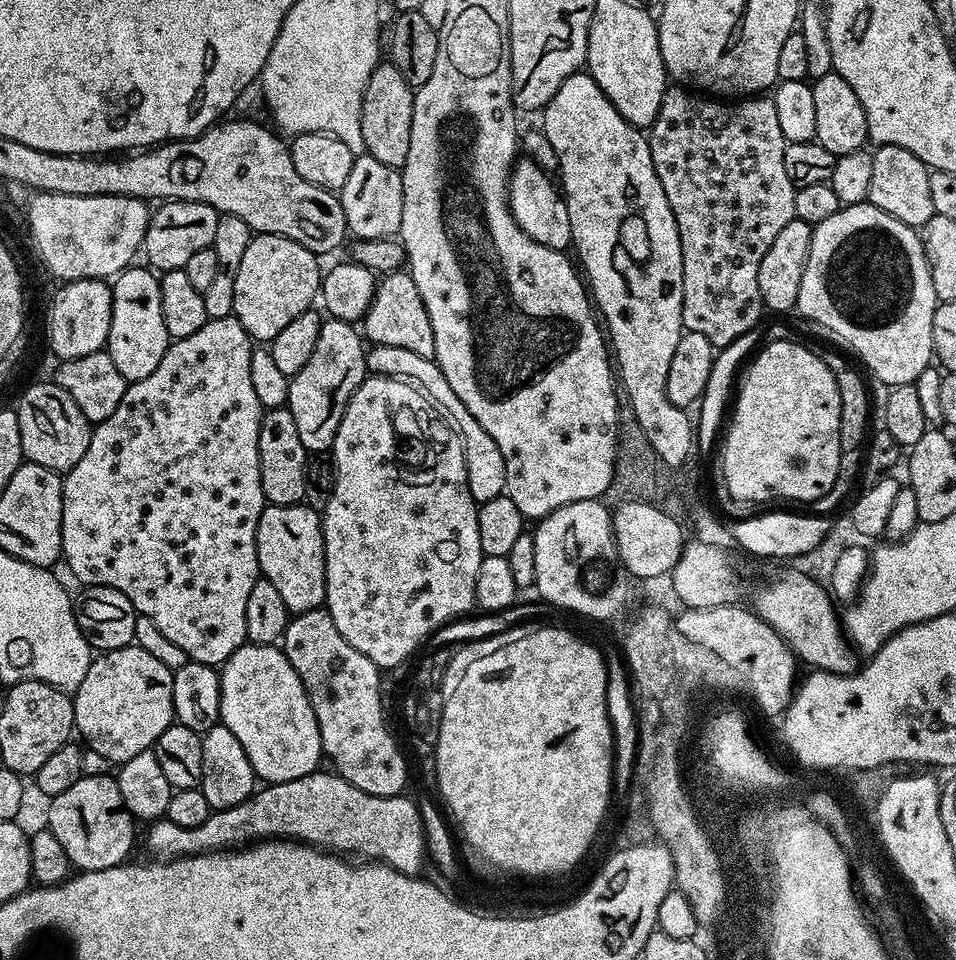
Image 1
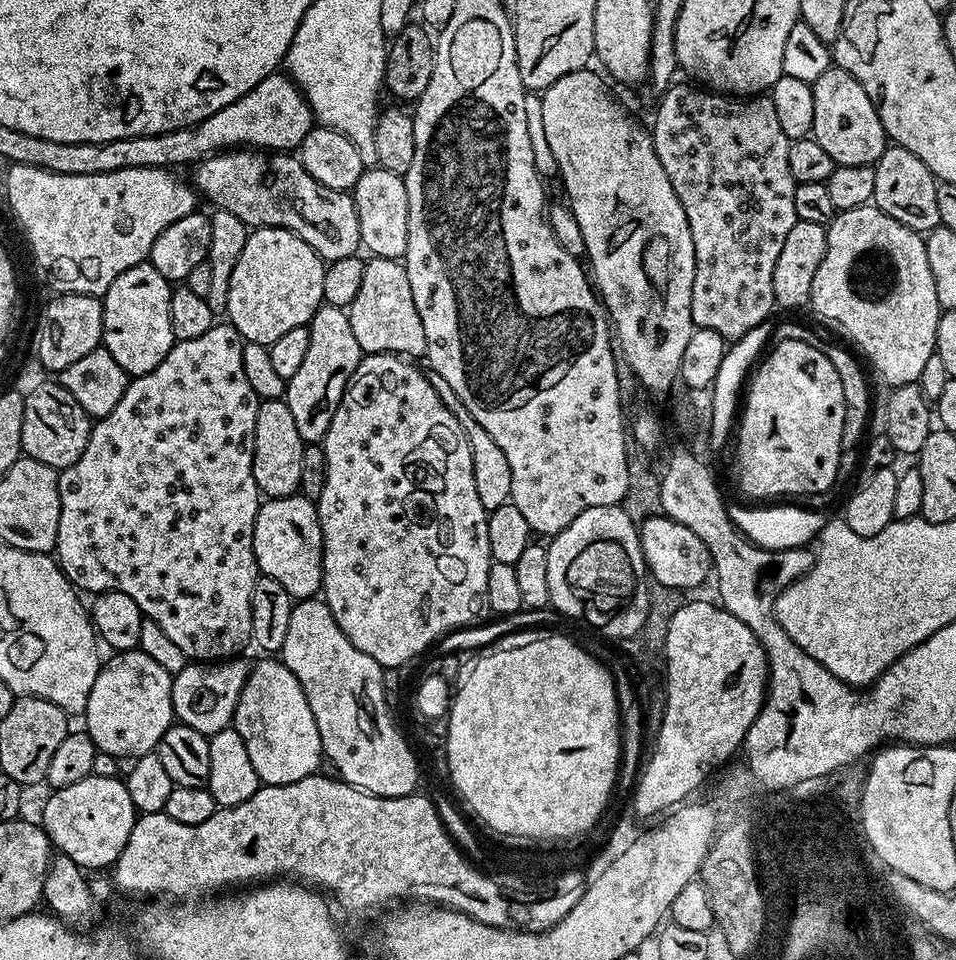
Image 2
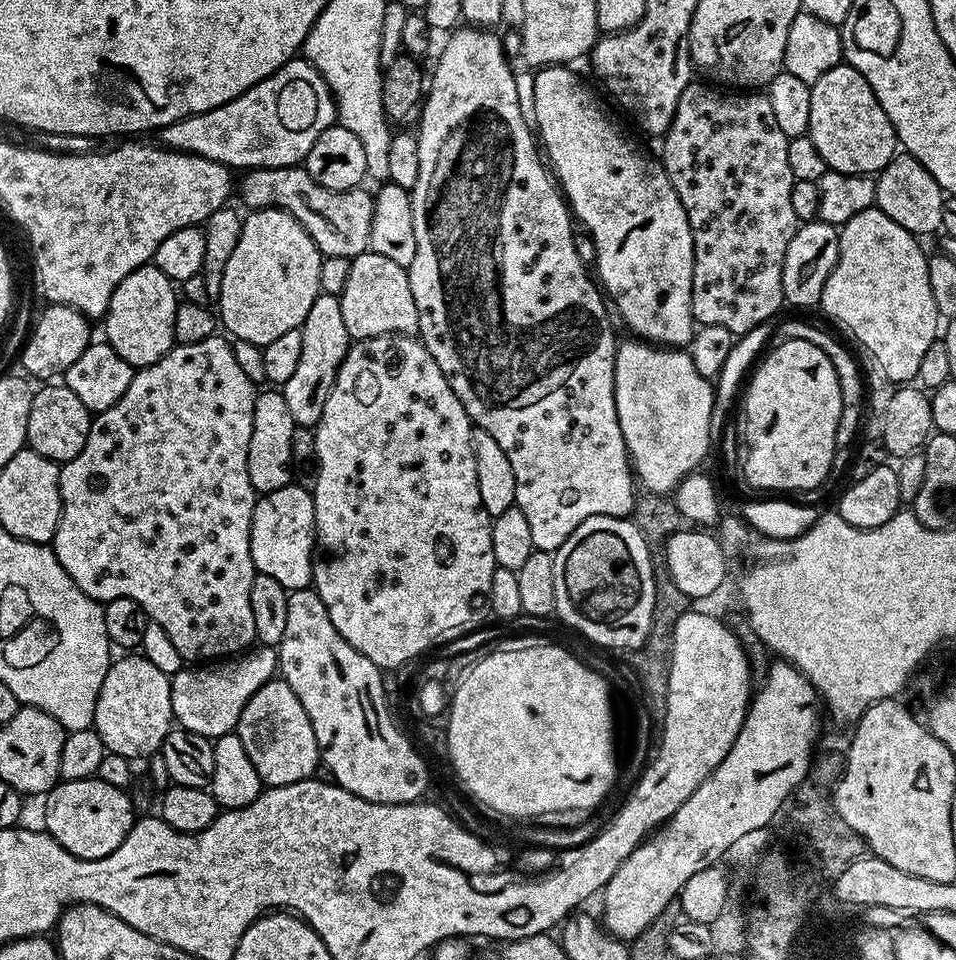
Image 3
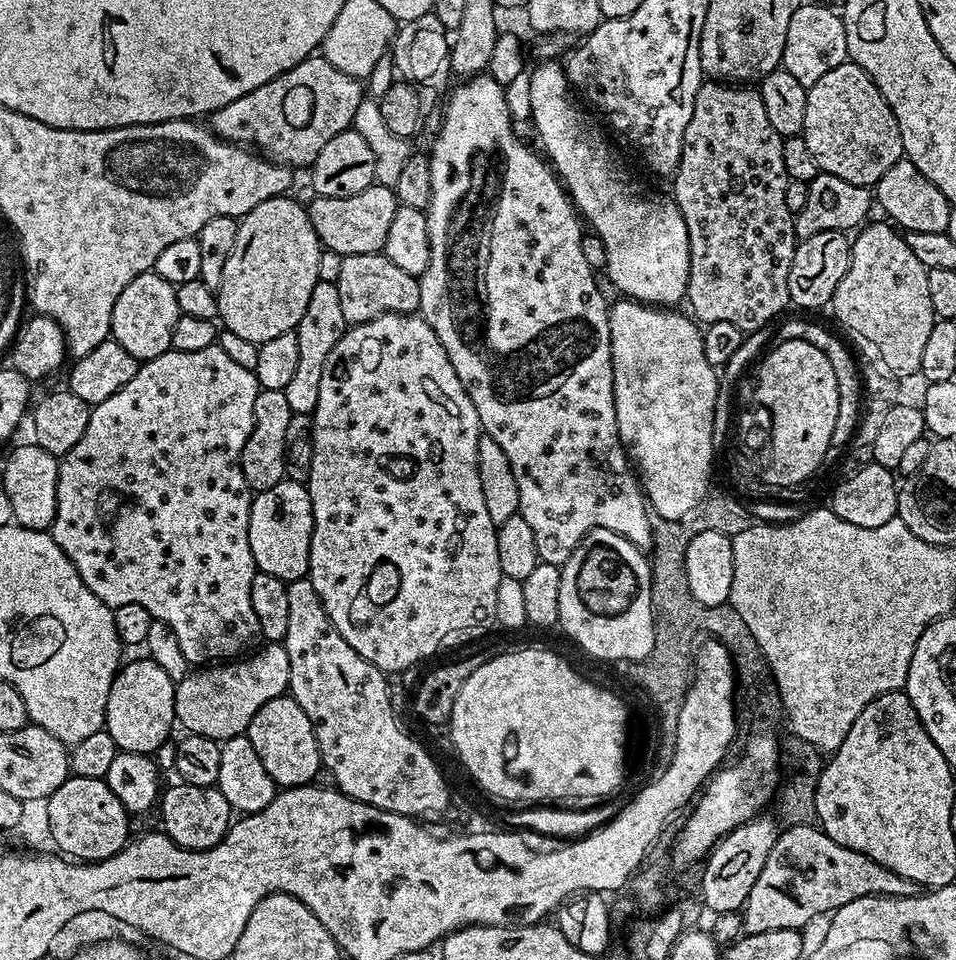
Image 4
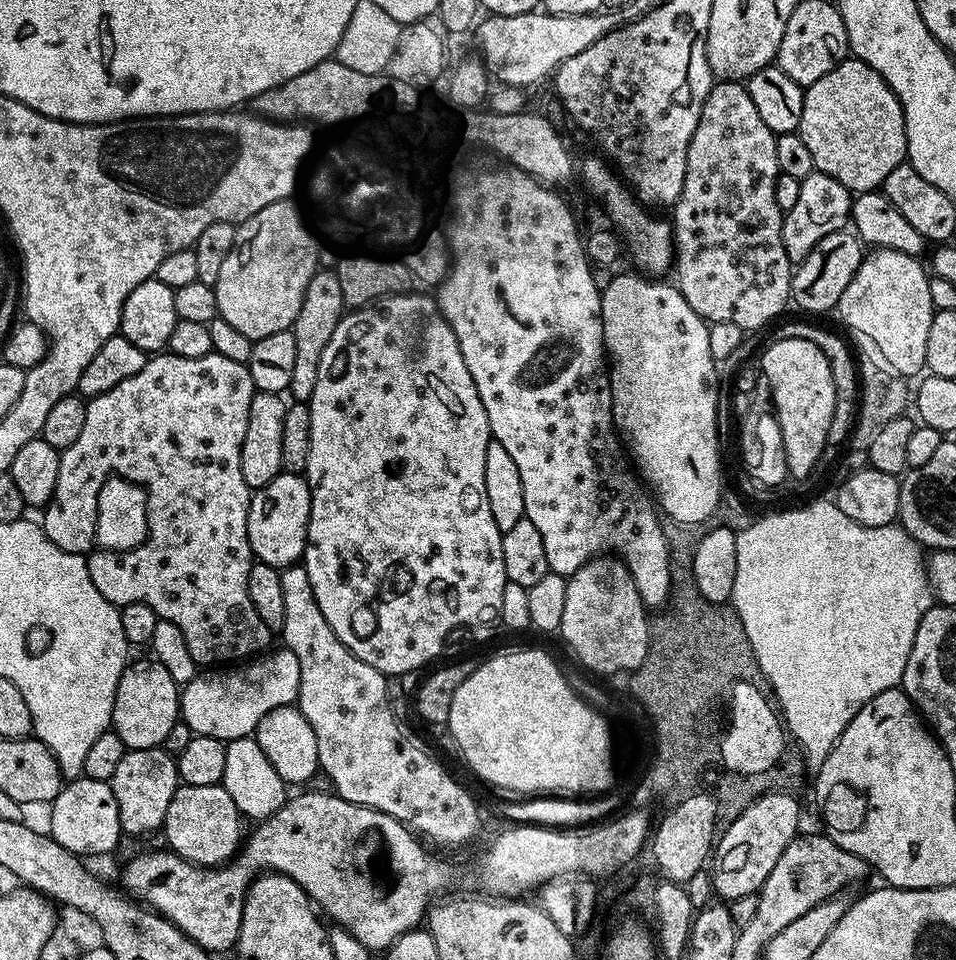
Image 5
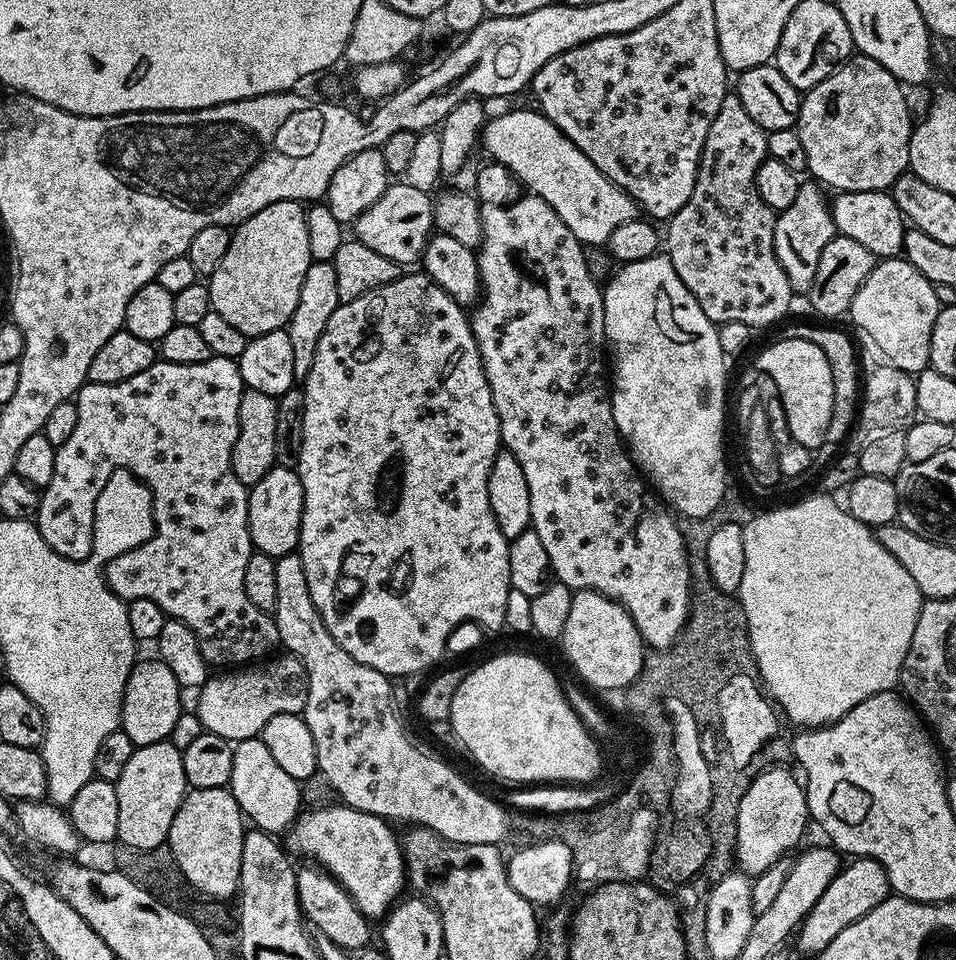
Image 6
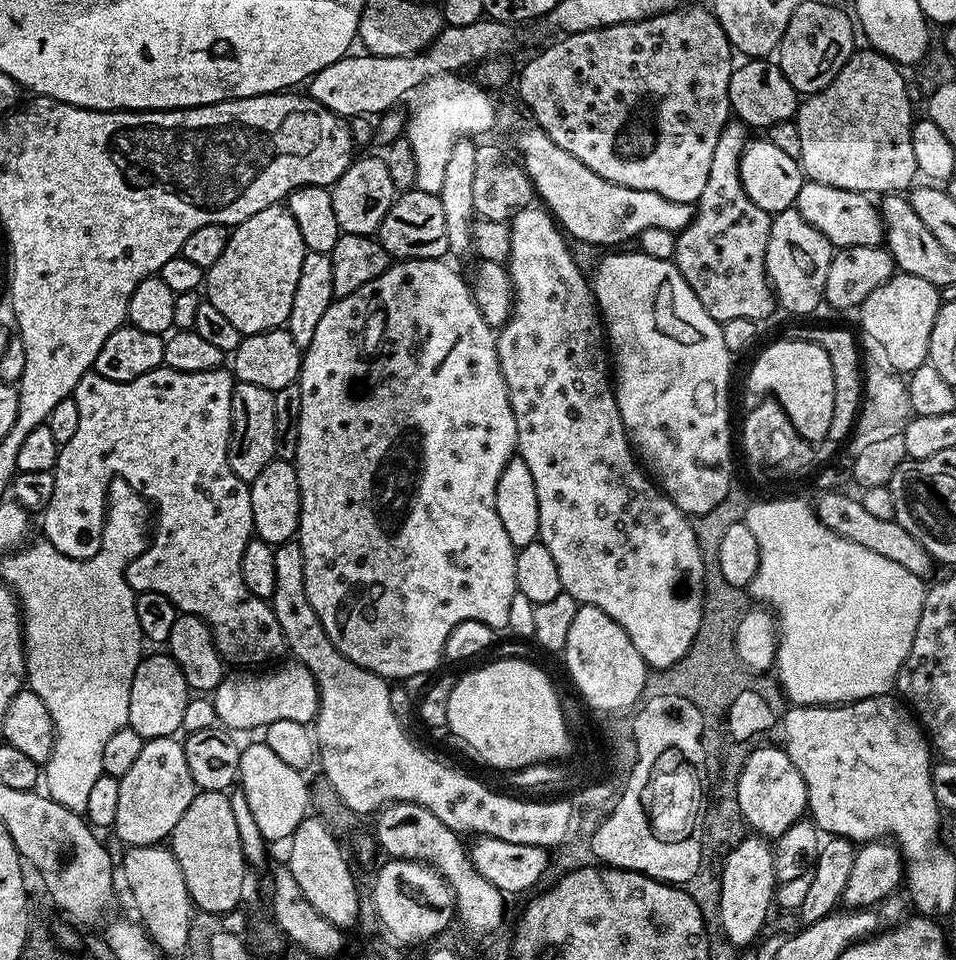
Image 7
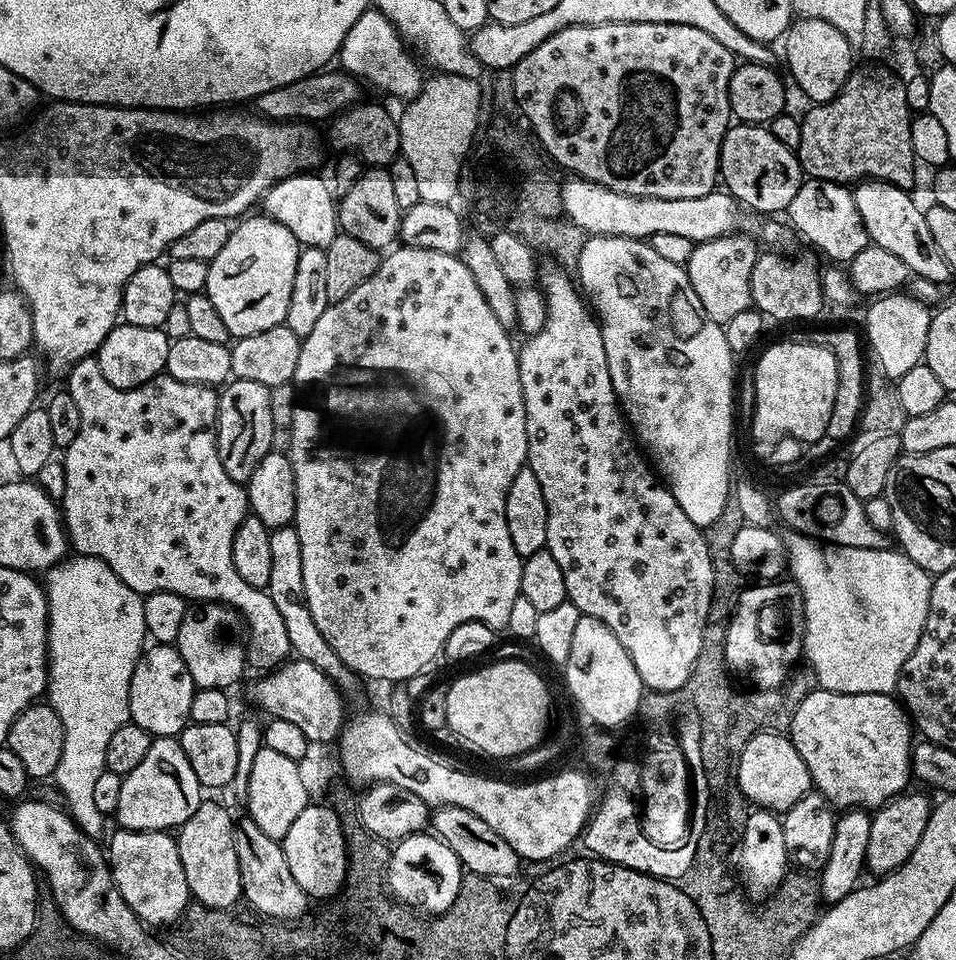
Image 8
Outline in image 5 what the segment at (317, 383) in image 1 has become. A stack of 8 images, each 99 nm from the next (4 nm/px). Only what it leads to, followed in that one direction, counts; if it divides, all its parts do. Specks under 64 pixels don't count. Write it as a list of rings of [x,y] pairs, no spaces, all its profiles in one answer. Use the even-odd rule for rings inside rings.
[[[316,271],[310,278],[310,286],[306,286],[302,310],[298,310],[298,318],[290,329],[294,334],[294,378],[290,378],[288,392],[293,401],[311,401],[314,382],[318,382],[318,362],[322,362],[322,350],[326,350],[326,342],[330,342],[330,337],[334,335],[334,330],[345,311],[342,282],[336,277],[335,271]]]

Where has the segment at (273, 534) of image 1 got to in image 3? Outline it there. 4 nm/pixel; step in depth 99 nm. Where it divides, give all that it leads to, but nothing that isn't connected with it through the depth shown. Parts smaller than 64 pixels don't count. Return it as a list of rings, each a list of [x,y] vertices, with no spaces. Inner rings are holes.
[[[293,482],[282,486],[282,490],[265,492],[256,501],[252,515],[250,554],[253,569],[261,576],[282,582],[286,589],[306,588],[314,580],[314,549],[316,542],[316,515],[312,492],[299,488]]]

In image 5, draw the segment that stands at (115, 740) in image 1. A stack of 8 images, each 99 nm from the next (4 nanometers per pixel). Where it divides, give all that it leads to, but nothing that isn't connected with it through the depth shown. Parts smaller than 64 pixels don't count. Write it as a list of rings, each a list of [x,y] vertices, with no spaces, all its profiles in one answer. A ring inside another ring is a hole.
[[[155,658],[147,659],[133,659],[125,667],[114,694],[111,731],[122,738],[128,750],[161,747],[166,734],[170,734],[170,726],[178,722],[180,714],[180,694],[174,678],[170,678],[166,666],[159,664]]]

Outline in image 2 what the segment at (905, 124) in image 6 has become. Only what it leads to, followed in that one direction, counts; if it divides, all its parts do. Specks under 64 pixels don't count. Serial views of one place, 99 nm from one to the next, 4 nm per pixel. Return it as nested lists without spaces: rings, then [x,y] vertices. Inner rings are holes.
[[[833,66],[811,85],[814,94],[814,126],[811,139],[816,140],[818,146],[822,146],[826,154],[830,154],[830,158],[834,158],[836,165],[875,165],[876,161],[882,158],[885,148],[889,147],[890,141],[870,94],[862,90],[862,82],[858,82],[854,74]]]

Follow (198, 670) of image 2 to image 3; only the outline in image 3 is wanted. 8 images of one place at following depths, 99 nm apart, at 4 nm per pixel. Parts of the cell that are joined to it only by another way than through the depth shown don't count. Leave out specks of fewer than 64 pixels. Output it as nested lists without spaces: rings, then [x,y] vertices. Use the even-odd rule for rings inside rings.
[[[256,646],[239,658],[207,666],[185,666],[171,677],[172,715],[175,723],[209,738],[227,736],[235,729],[246,702],[278,672],[278,652],[272,646]]]

